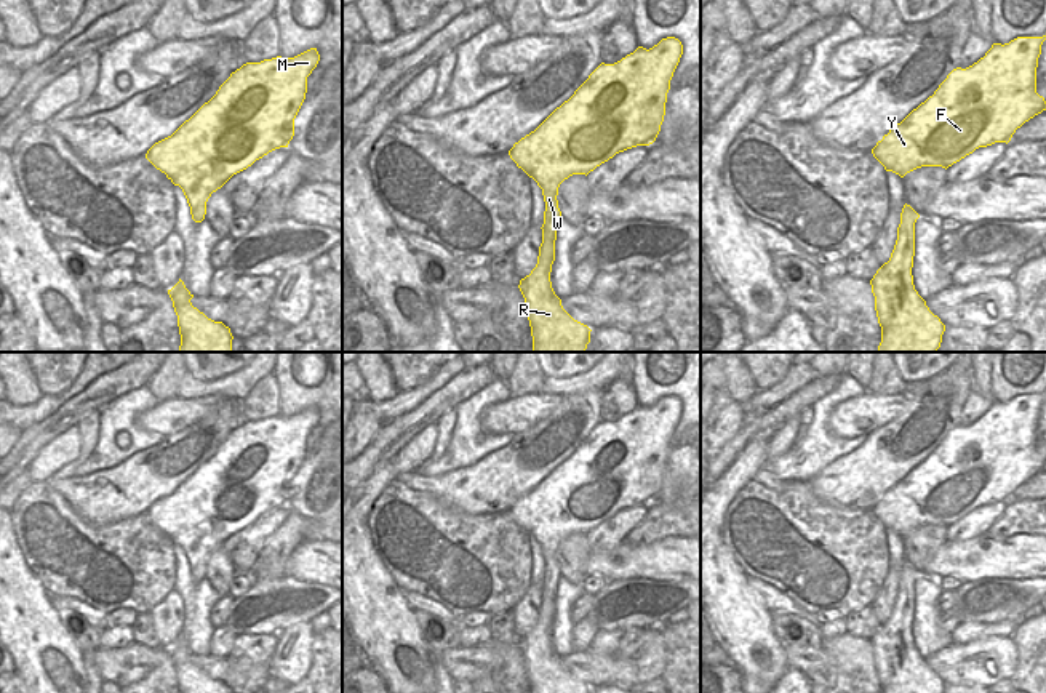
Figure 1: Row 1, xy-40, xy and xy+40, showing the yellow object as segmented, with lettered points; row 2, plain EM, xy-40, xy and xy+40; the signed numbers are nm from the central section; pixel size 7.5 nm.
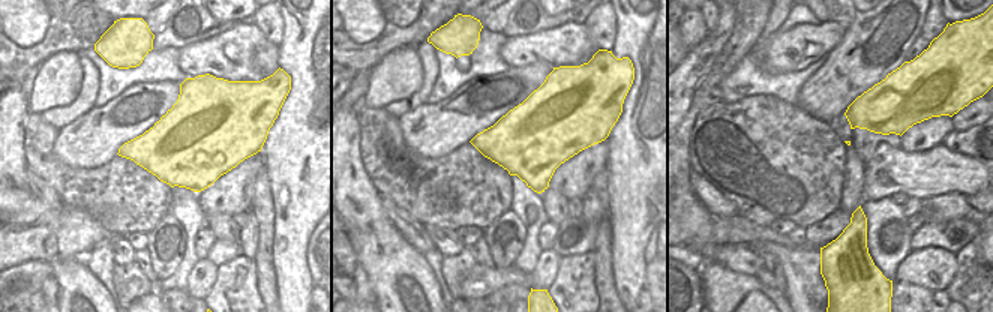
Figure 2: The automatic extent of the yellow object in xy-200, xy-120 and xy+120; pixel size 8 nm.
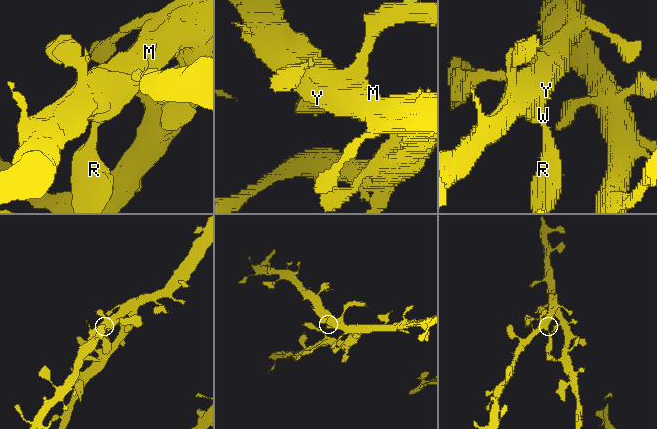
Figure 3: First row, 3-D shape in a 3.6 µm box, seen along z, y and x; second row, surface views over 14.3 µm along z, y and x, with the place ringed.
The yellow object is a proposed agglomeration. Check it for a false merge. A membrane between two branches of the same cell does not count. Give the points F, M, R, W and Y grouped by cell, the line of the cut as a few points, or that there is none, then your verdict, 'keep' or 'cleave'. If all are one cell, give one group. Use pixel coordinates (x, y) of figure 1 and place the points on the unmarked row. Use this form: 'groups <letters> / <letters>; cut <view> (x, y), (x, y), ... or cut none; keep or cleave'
groups F M R W Y; cut none; keep

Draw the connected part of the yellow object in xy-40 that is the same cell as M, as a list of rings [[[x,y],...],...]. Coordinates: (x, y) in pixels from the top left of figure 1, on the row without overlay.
[[[310,407],[288,418],[277,415],[243,423],[171,495],[147,509],[146,517],[182,547],[195,581],[205,578],[211,552],[234,533],[246,528],[269,511],[288,506],[294,495],[294,477],[305,458],[307,435],[318,419],[317,407]]]

